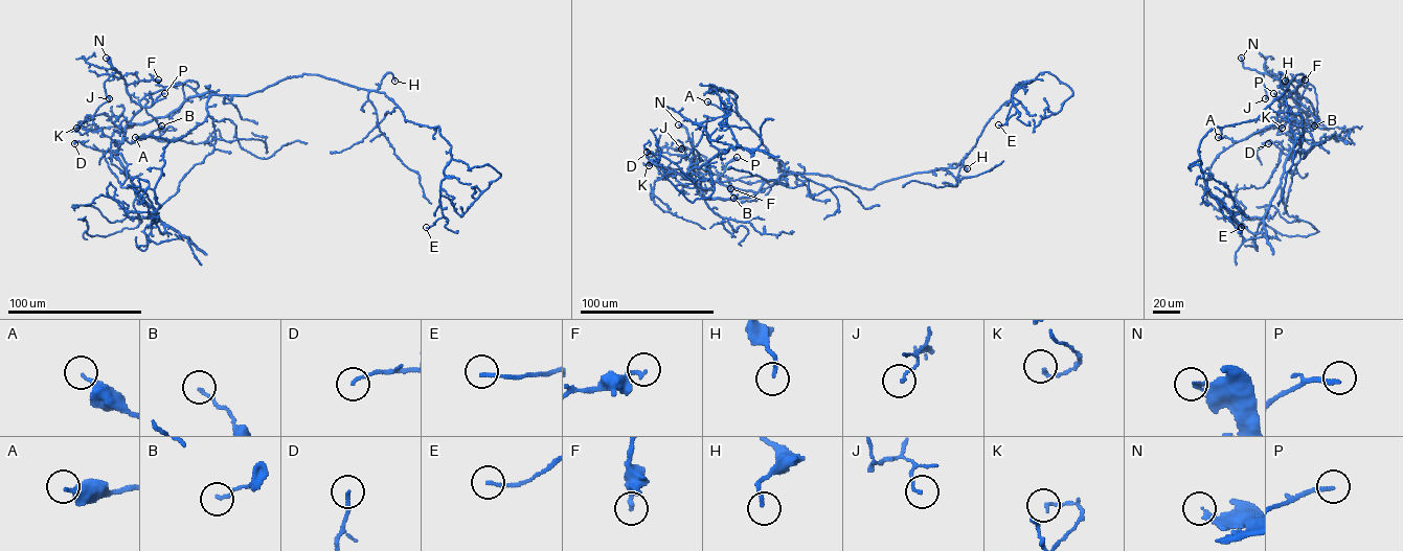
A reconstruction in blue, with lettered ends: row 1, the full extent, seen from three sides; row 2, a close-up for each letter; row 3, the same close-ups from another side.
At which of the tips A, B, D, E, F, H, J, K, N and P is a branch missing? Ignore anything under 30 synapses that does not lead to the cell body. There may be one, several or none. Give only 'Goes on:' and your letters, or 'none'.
Goes on: N

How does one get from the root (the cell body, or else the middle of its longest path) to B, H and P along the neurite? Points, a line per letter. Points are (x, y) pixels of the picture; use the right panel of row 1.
B: (1296, 88), (1289, 95), (1305, 97), (1315, 116), (1304, 131), (1306, 114), (1297, 107), (1311, 131), (1314, 125)
H: (1296, 88), (1306, 76), (1297, 74), (1285, 90), (1280, 83), (1281, 72), (1285, 81)
P: (1296, 88), (1289, 95), (1305, 97), (1315, 116), (1305, 131), (1306, 114), (1282, 104), (1273, 93)

